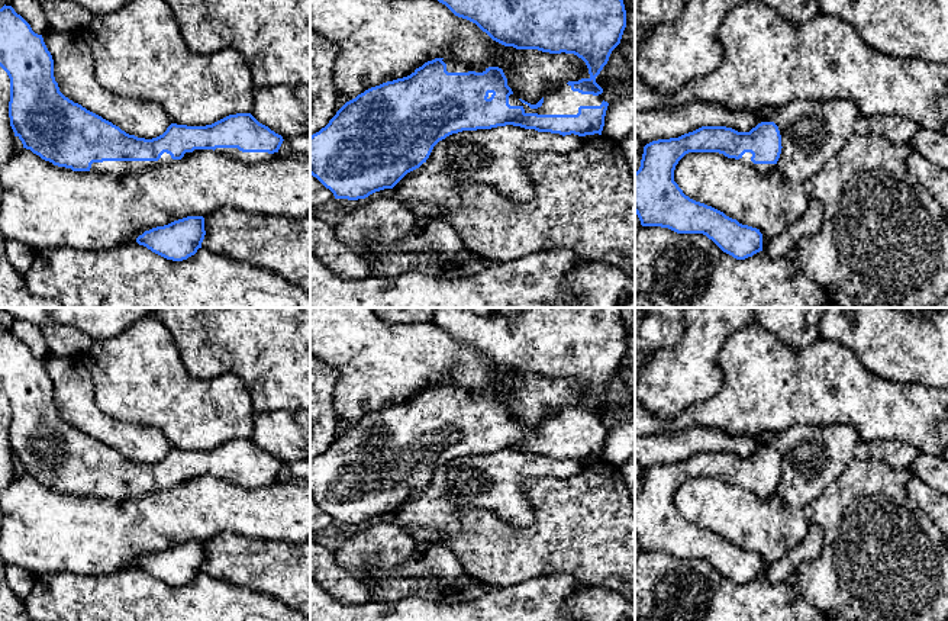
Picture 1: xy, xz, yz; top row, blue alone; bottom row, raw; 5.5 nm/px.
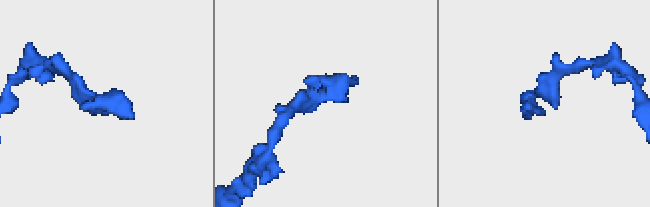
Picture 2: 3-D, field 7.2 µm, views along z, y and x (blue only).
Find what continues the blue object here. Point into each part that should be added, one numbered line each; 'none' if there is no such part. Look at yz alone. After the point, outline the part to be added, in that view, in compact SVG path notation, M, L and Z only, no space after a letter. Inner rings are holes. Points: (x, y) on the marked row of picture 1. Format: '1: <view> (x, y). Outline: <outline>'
1: yz (764, 169). Outline: M745 152L745 154L739 158L739 161L742 161L744 164L752 167L754 170L757 170L757 171L761 173L761 174L768 174L768 173L771 173L773 170L777 168L777 164L754 164L754 163L751 161L751 157L752 157L751 152Z

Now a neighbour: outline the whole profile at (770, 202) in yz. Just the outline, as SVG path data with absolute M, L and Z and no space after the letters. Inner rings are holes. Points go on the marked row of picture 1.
M689 152L674 170L674 181L690 199L712 206L742 225L762 234L762 250L791 226L809 206L803 184L789 180L780 170L761 174L739 160L719 152Z

